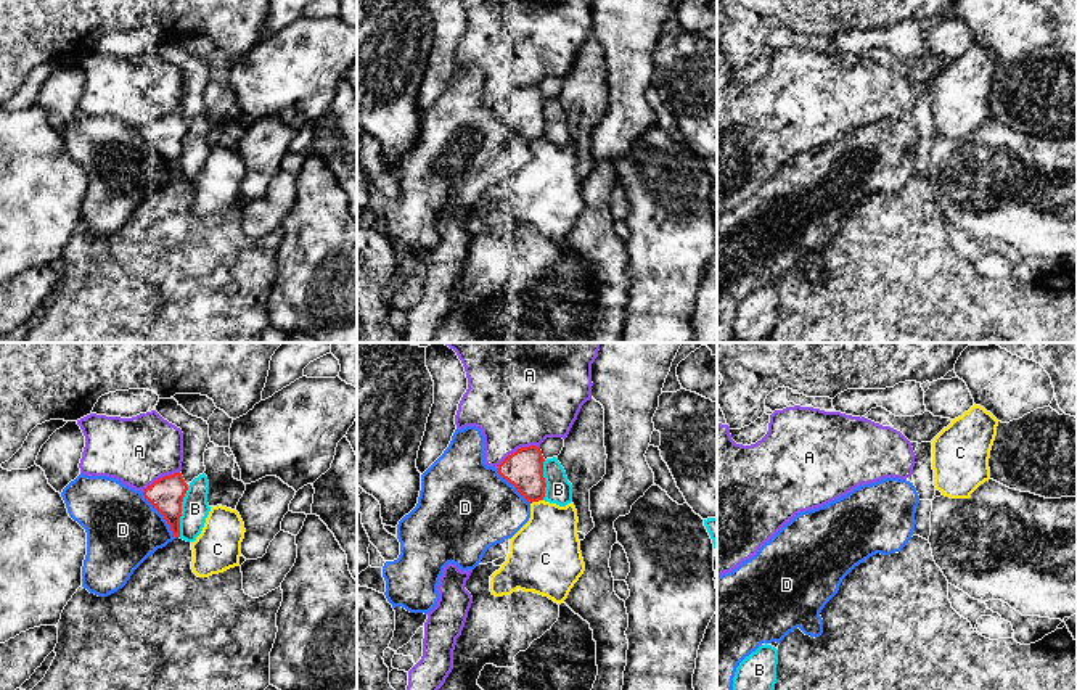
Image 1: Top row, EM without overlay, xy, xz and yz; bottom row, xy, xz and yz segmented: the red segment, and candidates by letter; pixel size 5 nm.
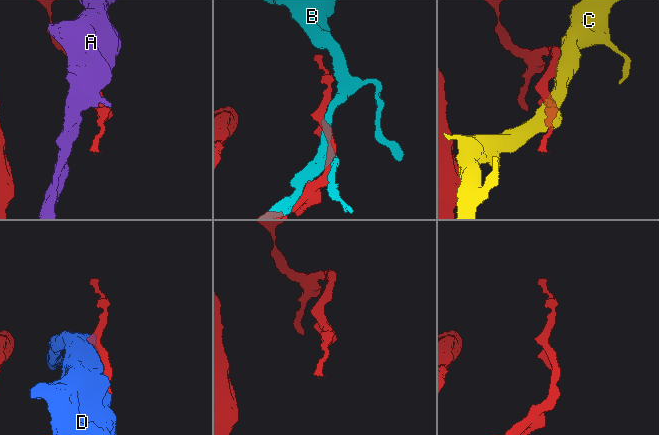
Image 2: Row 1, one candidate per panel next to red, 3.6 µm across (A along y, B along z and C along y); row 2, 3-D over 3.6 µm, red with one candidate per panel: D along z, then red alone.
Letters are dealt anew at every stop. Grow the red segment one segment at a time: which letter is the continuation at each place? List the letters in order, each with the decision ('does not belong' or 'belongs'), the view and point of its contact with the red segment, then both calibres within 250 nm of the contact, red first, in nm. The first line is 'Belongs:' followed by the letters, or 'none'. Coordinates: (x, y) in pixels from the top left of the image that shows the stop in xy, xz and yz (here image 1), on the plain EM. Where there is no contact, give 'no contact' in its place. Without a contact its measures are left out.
Belongs: none
A: does not belong; contact xz (518, 89); calibres 190 and 440 nm
B: does not belong; contact xy (180, 151); calibres 170 and 140 nm
C: does not belong; contact xz (536, 140); calibres 190 and 340 nm
D: does not belong; contact xy (161, 153); calibres 170 and 360 nm

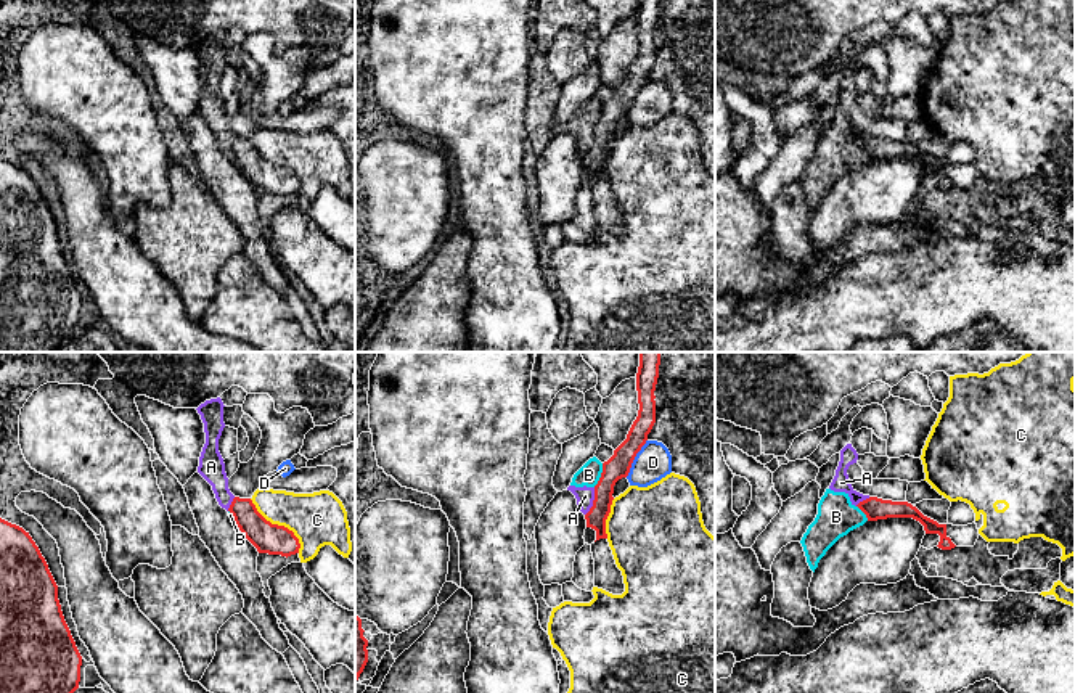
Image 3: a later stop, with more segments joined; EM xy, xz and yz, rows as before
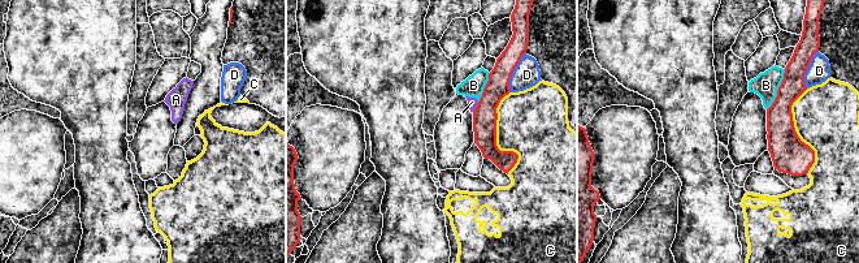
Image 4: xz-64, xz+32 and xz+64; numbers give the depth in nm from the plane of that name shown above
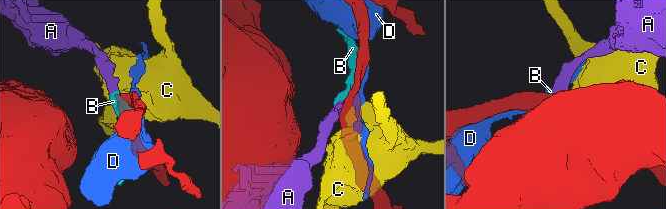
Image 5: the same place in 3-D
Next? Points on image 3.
Belongs: none
A: does not belong; contact xz (593, 142); calibres 120 and 90 nm
B: does not belong; contact xz (601, 114); calibres 120 and 110 nm
C: does not belong; contact xy (280, 166); calibres 150 and 260 nm
D: does not belong; contact xz (633, 98); calibres 120 and 180 nm

